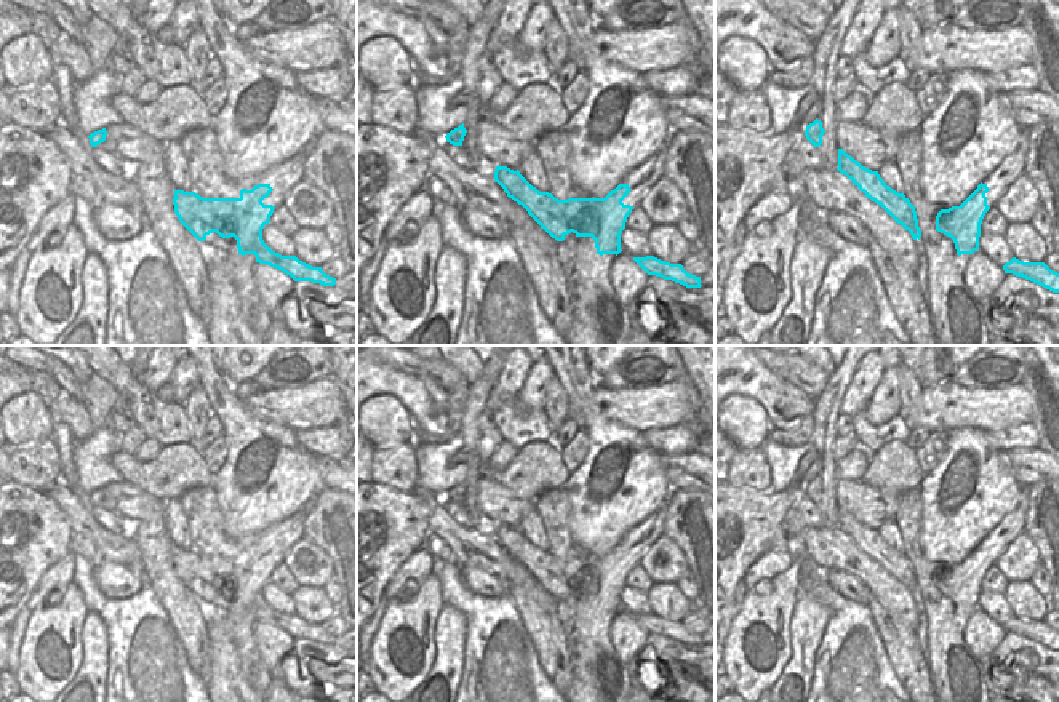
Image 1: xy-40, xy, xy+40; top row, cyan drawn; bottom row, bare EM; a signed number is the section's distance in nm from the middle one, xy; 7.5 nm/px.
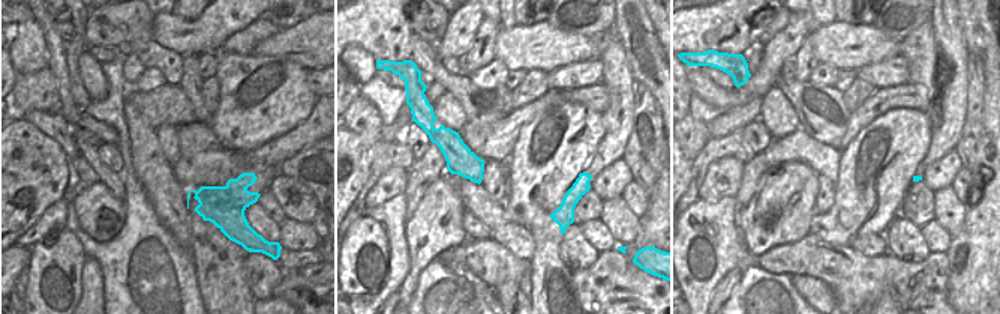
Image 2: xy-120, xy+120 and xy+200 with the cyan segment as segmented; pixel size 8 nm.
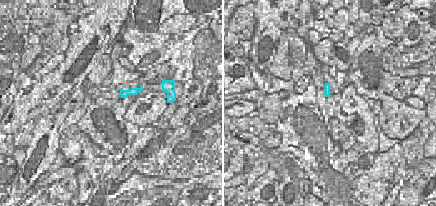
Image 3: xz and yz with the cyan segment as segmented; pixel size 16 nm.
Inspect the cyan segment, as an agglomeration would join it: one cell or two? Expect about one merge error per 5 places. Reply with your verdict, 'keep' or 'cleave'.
keep

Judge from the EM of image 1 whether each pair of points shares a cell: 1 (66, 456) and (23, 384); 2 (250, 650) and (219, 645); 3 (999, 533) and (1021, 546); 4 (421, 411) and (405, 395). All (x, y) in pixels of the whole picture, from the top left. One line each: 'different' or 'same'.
1: different
2: different
3: different
4: same

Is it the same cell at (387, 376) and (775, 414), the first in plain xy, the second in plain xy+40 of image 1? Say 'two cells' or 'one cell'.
one cell

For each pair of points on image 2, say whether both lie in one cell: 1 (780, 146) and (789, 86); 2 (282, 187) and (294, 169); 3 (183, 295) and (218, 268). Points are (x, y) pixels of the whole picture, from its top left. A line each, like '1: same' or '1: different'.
1: different
2: different
3: different

